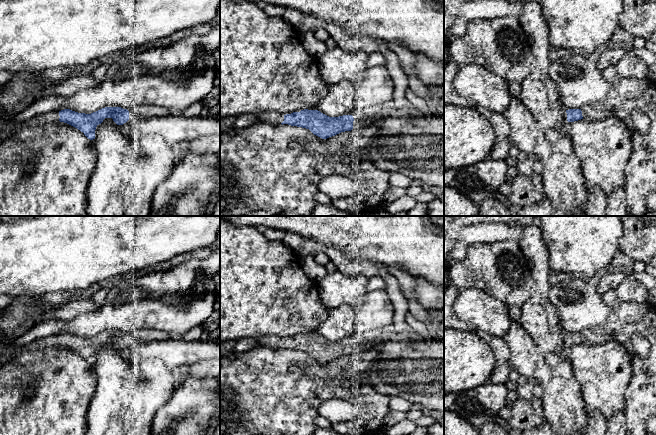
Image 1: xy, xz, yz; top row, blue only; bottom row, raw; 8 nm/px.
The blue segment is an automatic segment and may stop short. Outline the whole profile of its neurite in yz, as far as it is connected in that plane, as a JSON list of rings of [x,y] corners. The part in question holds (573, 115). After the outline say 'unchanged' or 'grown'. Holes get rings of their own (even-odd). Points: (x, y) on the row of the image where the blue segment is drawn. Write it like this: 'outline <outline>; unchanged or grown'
outline [[[569,109],[566,110],[566,113],[568,122],[574,122],[583,119],[581,109]]]; unchanged

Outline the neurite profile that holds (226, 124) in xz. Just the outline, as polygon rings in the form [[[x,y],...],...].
[[[235,117],[220,118],[220,132],[226,132],[234,129]]]

